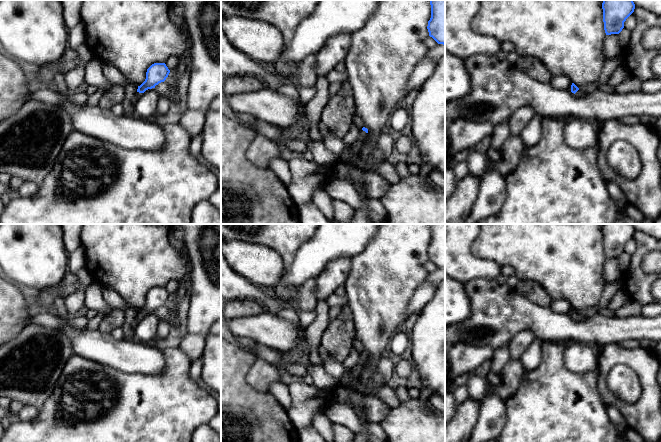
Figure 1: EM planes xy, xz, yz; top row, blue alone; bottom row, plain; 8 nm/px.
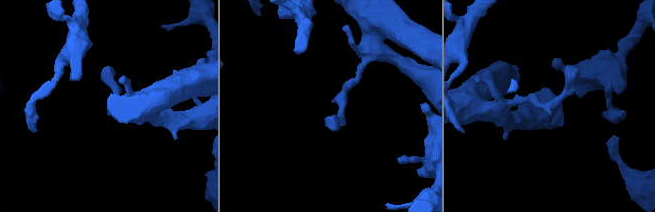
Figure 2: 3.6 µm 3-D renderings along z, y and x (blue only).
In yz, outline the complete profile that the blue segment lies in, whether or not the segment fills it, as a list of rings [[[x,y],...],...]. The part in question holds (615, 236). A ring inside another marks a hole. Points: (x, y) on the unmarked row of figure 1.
[[[603,224],[603,246],[606,259],[619,258],[624,246],[634,236],[633,224]]]

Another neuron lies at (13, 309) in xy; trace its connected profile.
[[[0,276],[0,346],[20,334],[29,317],[18,285]]]

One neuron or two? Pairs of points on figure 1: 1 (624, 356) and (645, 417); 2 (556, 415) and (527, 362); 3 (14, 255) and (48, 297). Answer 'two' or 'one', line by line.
1: one
2: two
3: two

